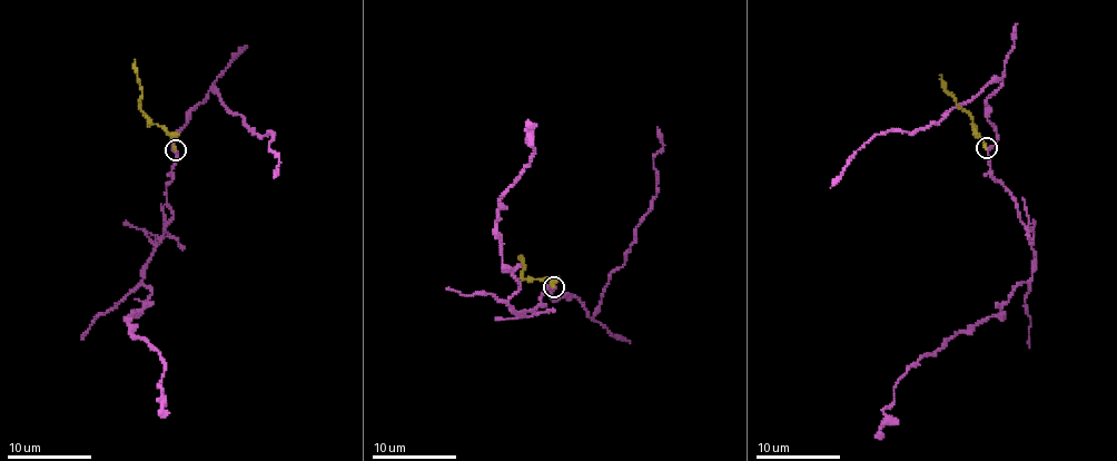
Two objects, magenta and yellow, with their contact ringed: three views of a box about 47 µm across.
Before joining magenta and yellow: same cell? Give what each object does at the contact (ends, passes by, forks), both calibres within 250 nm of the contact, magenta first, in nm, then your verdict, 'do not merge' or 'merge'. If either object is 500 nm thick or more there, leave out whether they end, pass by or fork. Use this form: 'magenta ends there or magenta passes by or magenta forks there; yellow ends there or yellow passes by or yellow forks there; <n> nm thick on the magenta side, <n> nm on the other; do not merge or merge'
magenta passes by; yellow ends there; 200 nm thick on the magenta side, 180 nm on the other; do not merge

